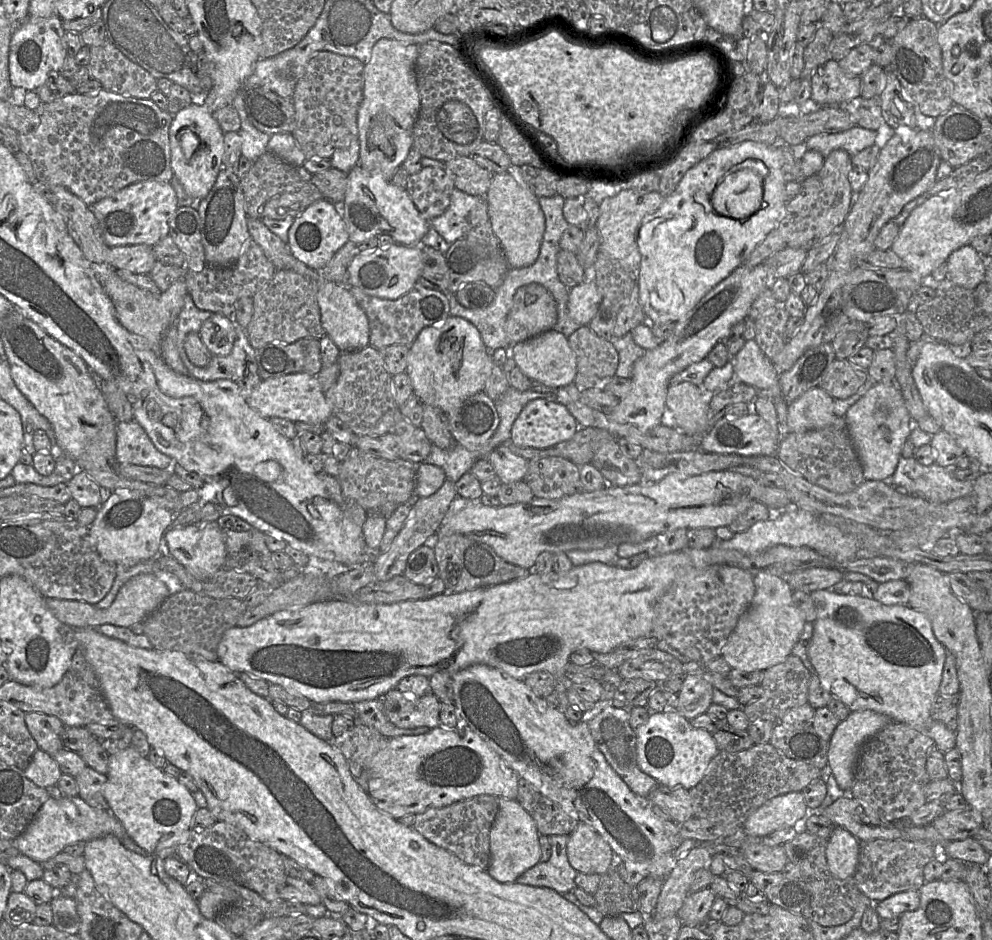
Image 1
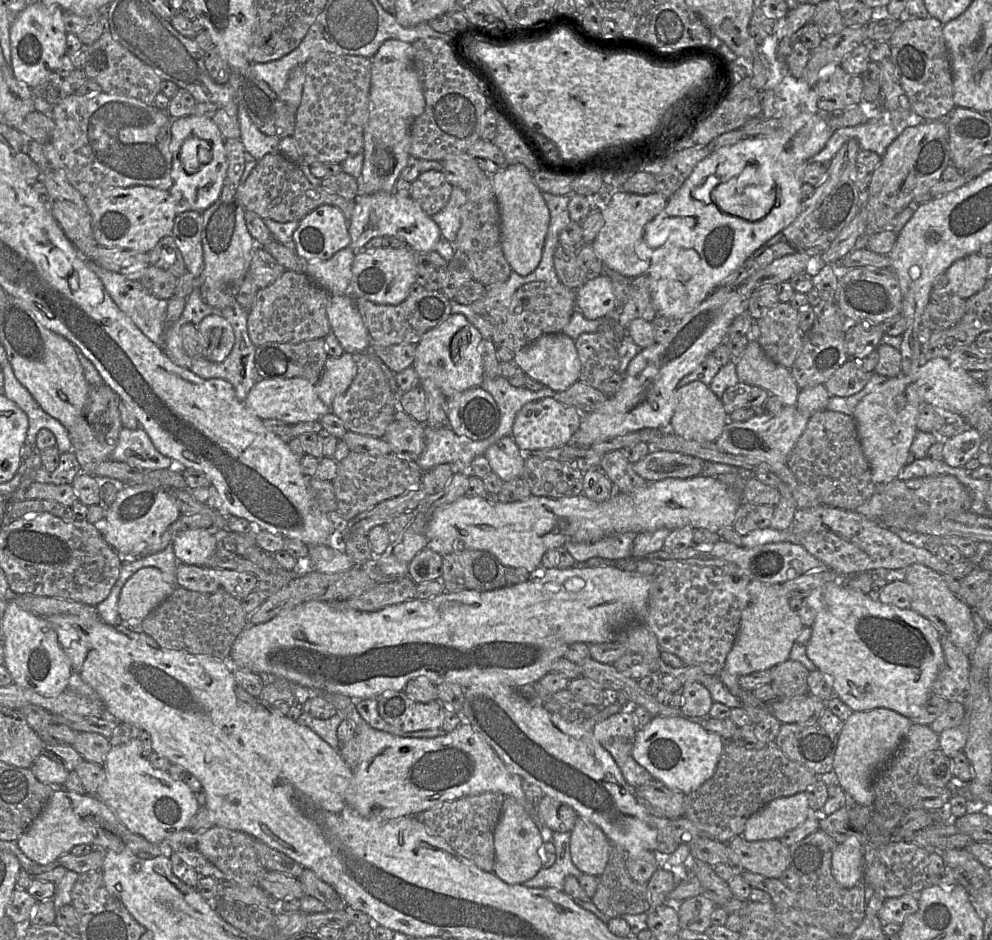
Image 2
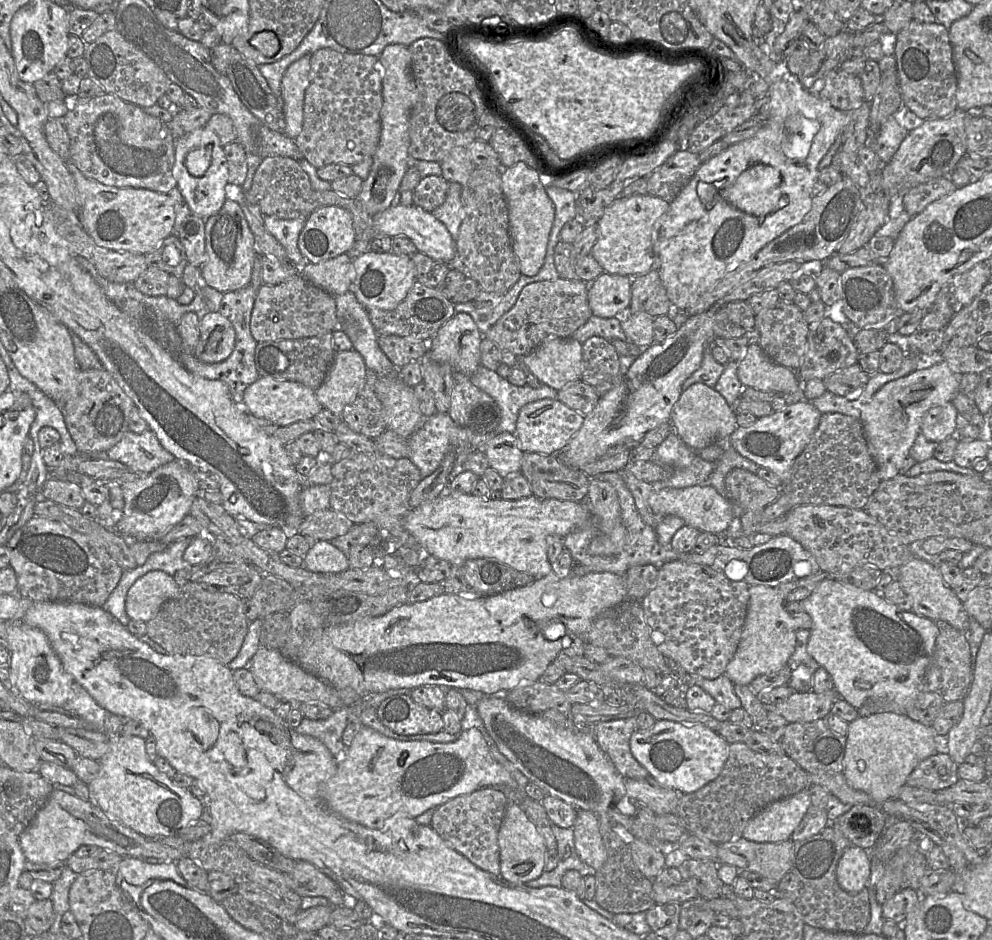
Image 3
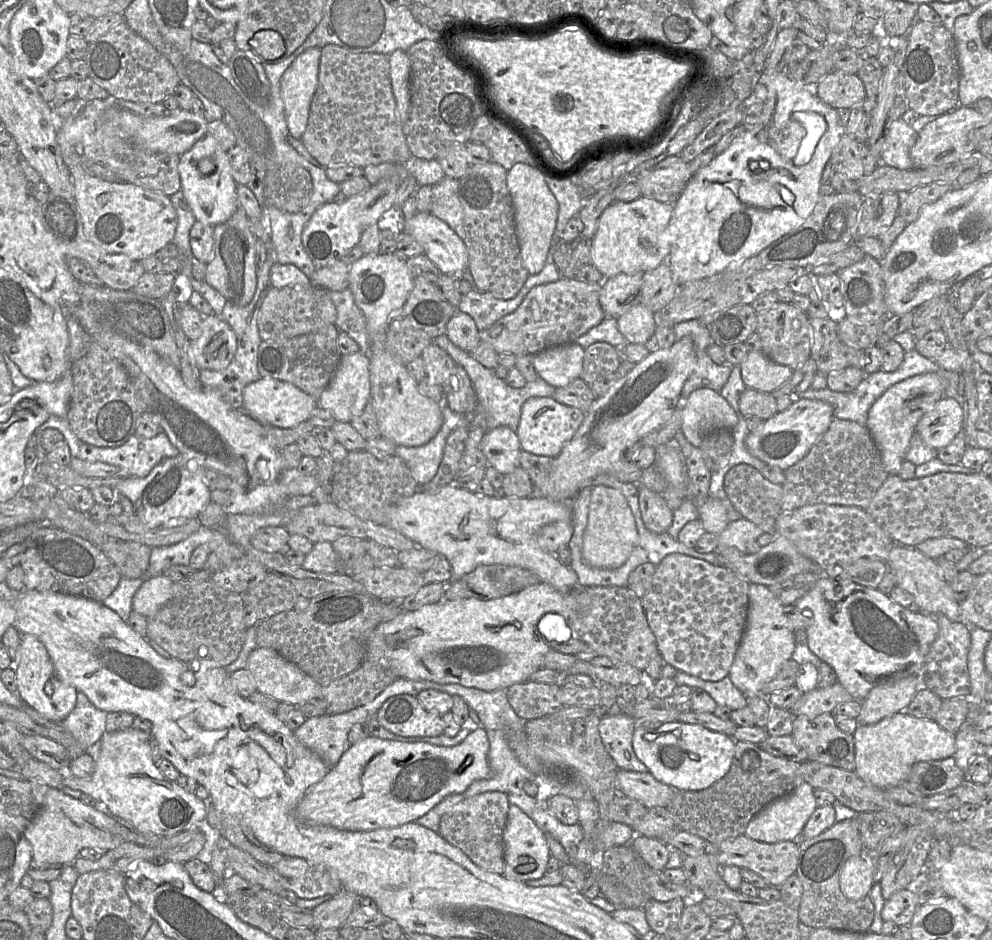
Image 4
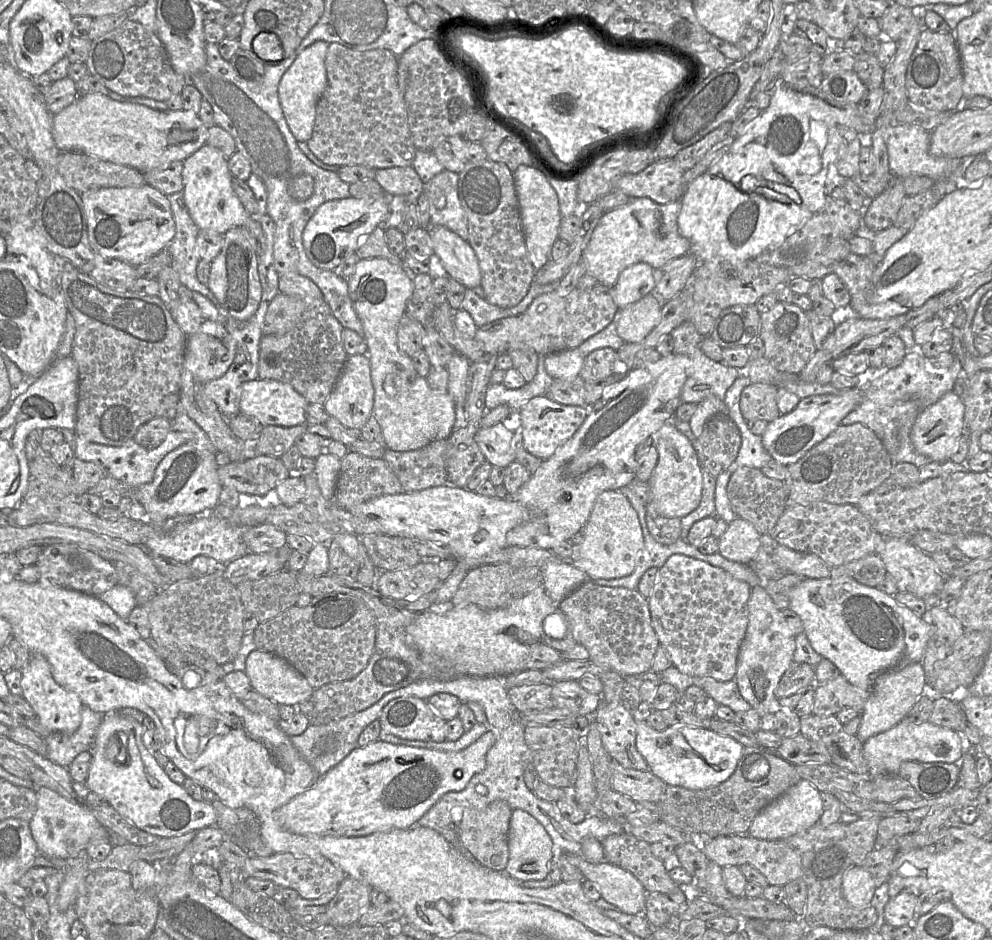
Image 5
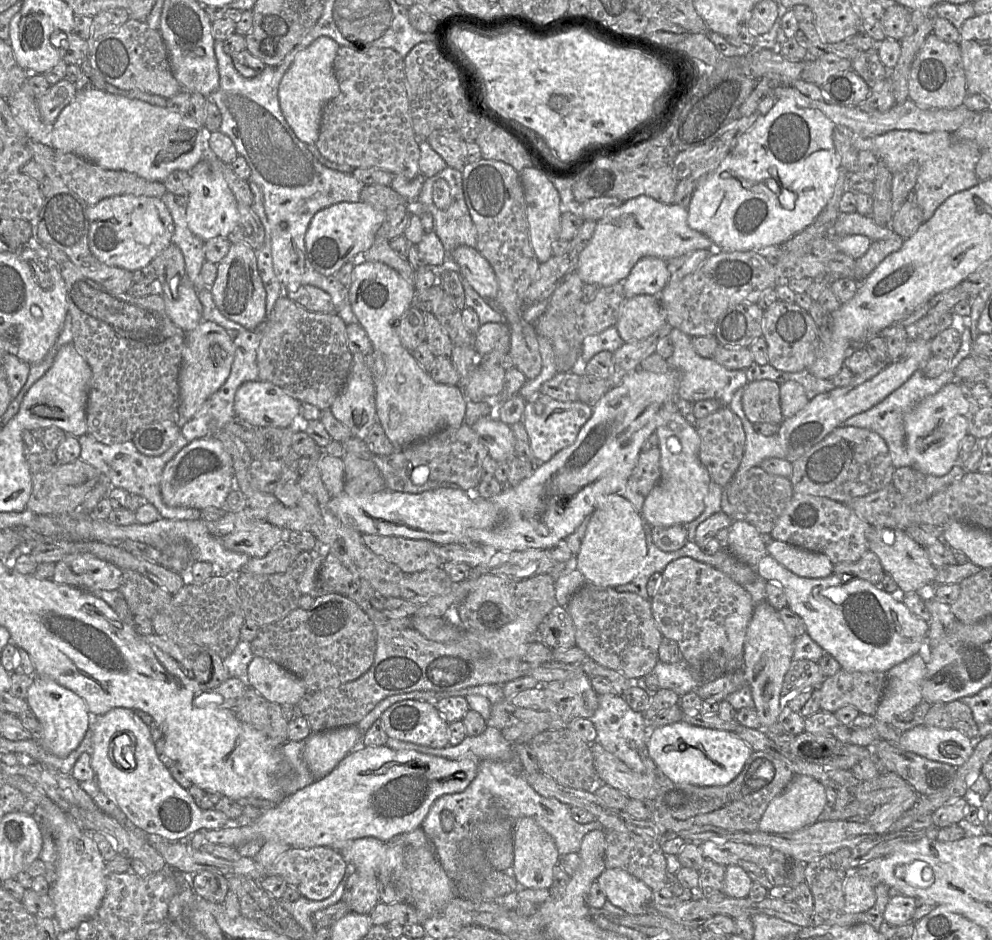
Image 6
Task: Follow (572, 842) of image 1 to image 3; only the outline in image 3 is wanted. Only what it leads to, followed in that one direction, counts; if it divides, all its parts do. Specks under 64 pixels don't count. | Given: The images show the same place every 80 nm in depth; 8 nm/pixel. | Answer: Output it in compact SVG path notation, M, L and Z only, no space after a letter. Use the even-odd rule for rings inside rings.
M577 810L573 828L575 849L580 859L598 871L606 861L598 817L591 811Z

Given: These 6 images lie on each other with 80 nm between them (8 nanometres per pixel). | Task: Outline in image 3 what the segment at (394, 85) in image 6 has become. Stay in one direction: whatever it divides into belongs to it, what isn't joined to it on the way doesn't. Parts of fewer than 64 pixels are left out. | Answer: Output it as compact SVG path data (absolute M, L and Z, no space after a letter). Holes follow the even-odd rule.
M322 48L311 55L304 121L295 143L317 169L330 164L354 165L372 157L381 135L384 67L379 57Z

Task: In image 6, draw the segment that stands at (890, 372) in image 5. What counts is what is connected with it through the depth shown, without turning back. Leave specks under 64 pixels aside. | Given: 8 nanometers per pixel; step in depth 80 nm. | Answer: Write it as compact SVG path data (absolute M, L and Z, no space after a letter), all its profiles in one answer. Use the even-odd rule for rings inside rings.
M960 324L960 334L962 342L961 347L955 357L950 360L949 368L939 377L928 378L924 375L923 370L917 370L902 386L892 392L882 402L865 412L859 413L847 419L842 426L866 428L876 432L886 442L895 468L914 466L914 462L910 458L907 451L907 439L904 425L905 416L926 397L936 394L945 385L956 380L955 371L957 366L966 357L973 354L973 338L971 336L970 328L964 327Z

